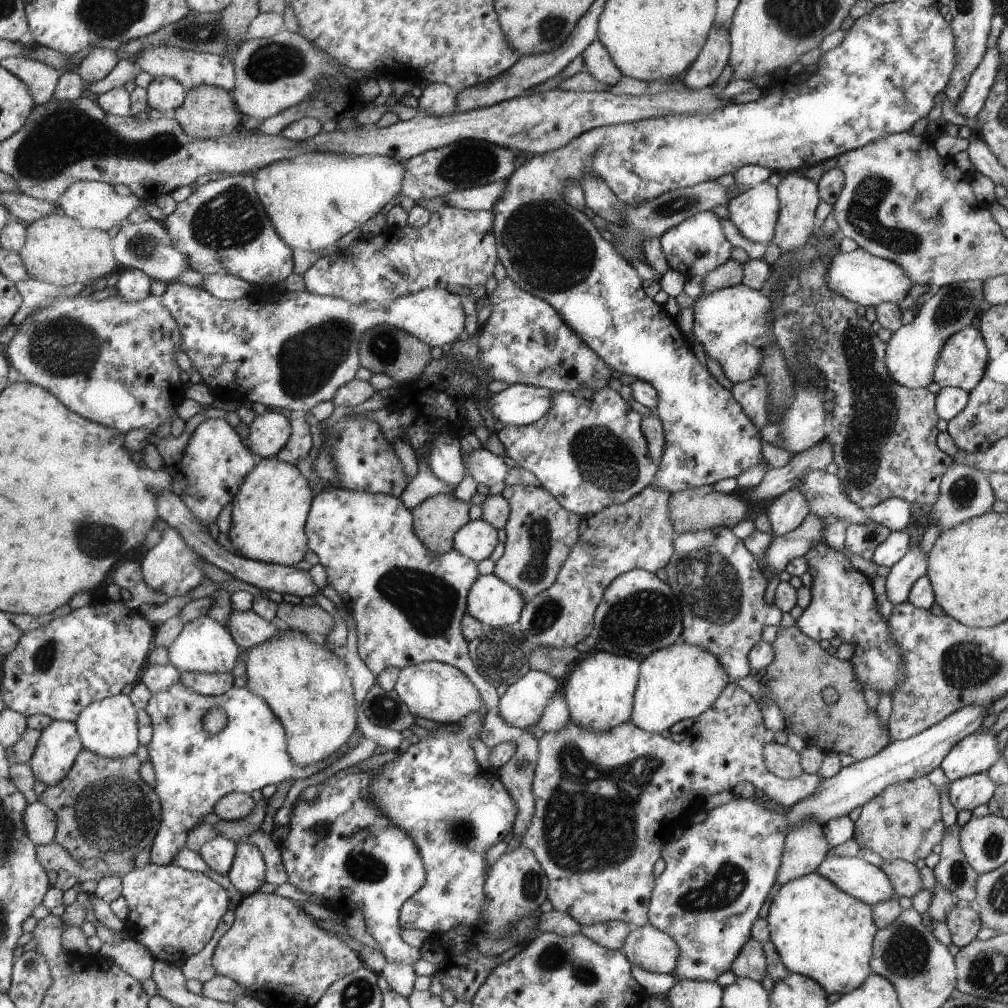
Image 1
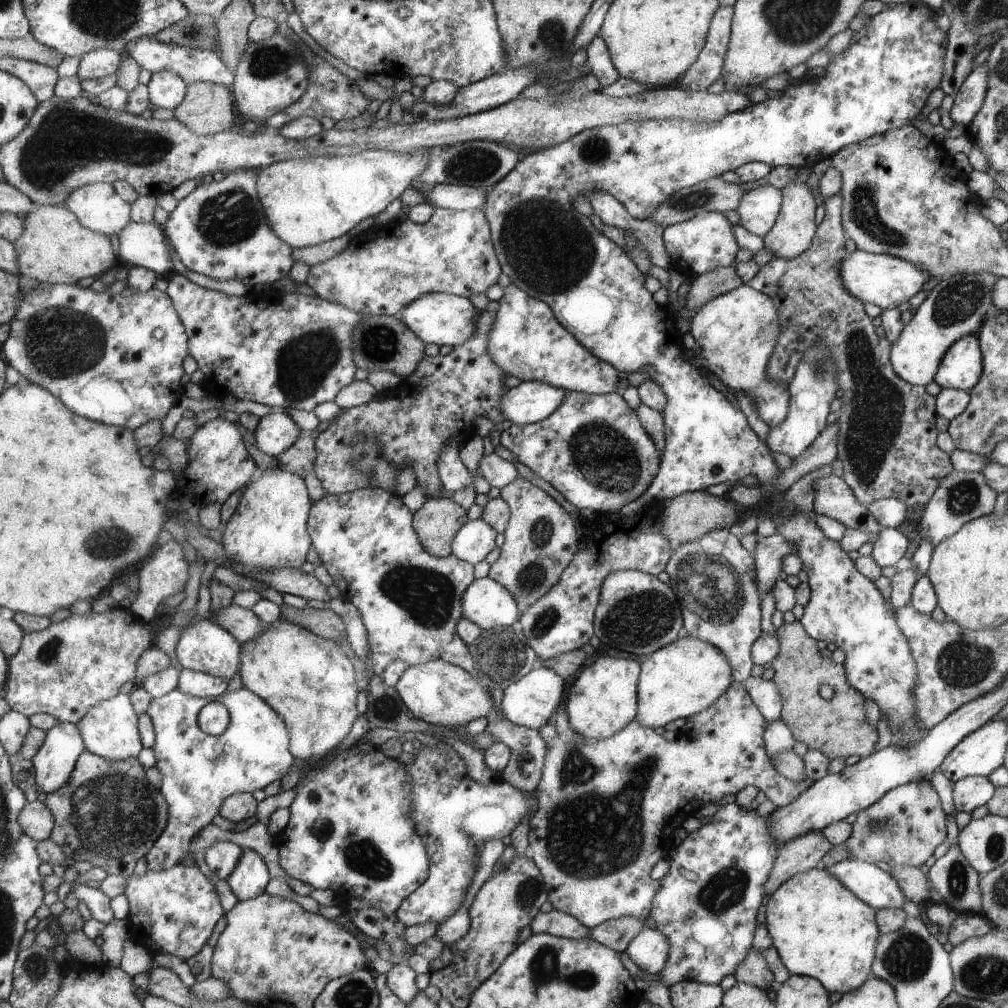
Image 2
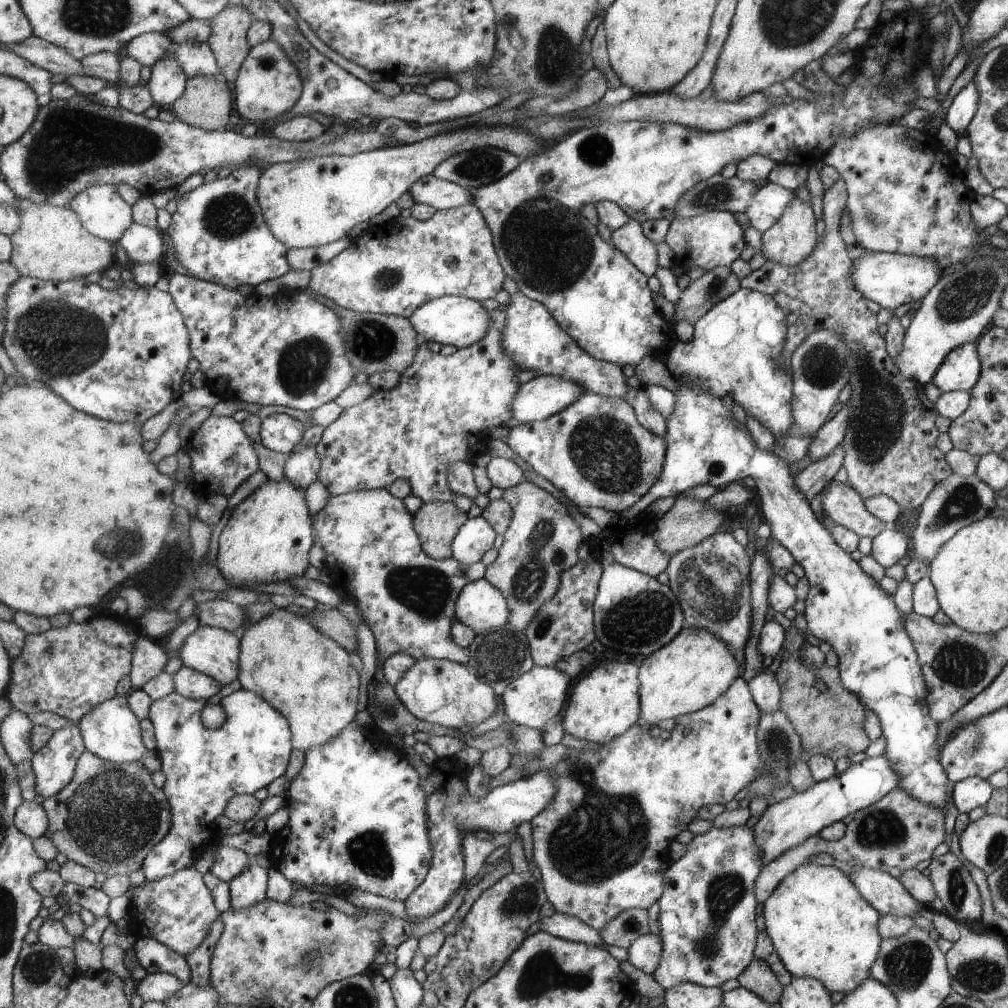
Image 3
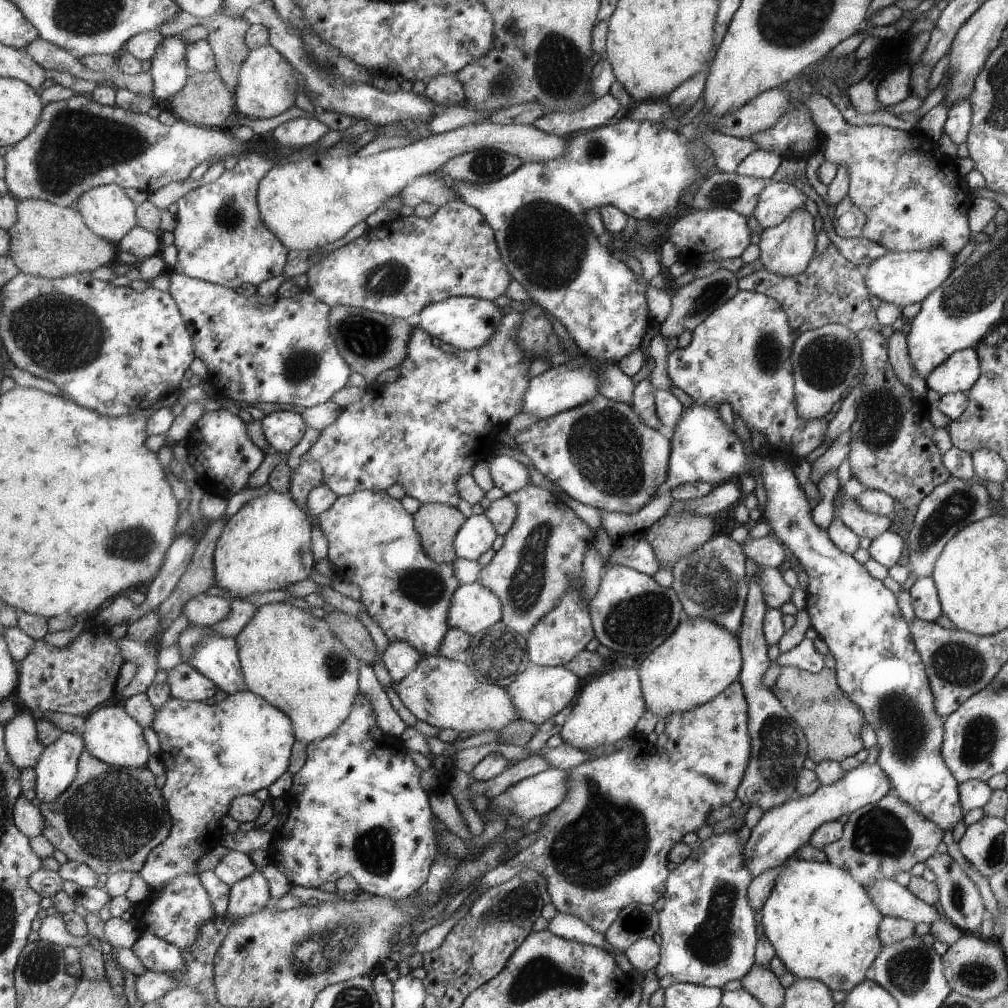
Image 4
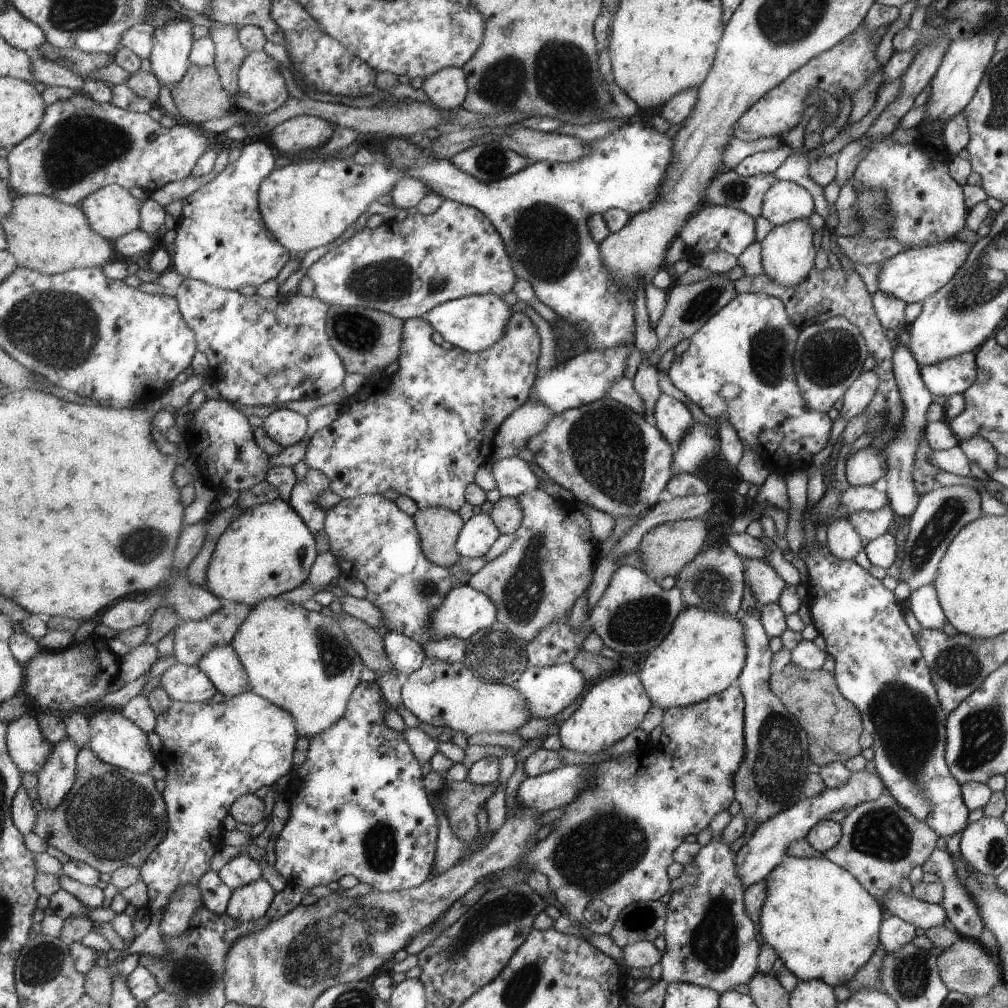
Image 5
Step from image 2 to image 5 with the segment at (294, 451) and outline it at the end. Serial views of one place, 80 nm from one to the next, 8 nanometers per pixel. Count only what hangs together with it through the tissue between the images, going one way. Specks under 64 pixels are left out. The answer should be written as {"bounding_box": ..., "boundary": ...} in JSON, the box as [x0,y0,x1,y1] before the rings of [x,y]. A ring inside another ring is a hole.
{"bounding_box":[288,468,333,535],"boundary":[[[309,468],[303,480],[295,485],[295,488],[292,490],[292,495],[288,500],[291,506],[305,519],[305,522],[312,529],[314,535],[325,533],[324,520],[329,509],[321,508],[319,502],[317,502],[317,496],[325,491],[333,492],[332,482],[329,476],[320,470]]]}

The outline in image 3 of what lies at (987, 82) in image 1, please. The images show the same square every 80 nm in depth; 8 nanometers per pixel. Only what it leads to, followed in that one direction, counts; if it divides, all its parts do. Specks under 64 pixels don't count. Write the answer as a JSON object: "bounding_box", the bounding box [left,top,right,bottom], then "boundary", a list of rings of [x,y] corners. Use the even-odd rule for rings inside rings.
{"bounding_box":[943,79,978,136],"boundary":[[[971,79],[957,92],[948,106],[943,121],[957,136],[965,134],[969,121],[974,117],[978,96],[977,85],[974,79]]]}

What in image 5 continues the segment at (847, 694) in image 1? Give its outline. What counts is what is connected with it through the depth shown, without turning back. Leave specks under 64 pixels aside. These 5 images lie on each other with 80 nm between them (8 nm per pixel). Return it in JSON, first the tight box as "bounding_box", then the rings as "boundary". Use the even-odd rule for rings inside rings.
{"bounding_box":[768,662,863,767],"boundary":[[[787,662],[780,671],[770,673],[768,687],[806,732],[811,763],[819,767],[833,761],[844,764],[851,756],[862,751],[857,744],[857,738],[861,734],[863,720],[856,705],[845,700],[837,688],[834,673],[821,669],[808,671]]]}

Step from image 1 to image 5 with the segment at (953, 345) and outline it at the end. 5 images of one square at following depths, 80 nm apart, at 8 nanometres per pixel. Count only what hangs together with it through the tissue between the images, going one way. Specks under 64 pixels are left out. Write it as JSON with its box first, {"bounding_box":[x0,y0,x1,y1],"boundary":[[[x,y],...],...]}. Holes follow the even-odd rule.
{"bounding_box":[918,352,977,394],"boundary":[[[966,352],[935,364],[919,365],[918,371],[931,394],[962,394],[977,380],[975,358],[976,352]]]}

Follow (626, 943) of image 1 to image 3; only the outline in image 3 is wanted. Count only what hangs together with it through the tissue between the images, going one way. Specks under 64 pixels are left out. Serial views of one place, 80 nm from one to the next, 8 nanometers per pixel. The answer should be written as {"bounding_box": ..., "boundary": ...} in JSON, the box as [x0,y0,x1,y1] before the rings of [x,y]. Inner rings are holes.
{"bounding_box":[626,932,663,974],"boundary":[[[650,932],[635,937],[626,948],[626,960],[635,968],[643,971],[643,974],[652,974],[659,966],[659,960],[663,952],[662,940],[659,936]]]}

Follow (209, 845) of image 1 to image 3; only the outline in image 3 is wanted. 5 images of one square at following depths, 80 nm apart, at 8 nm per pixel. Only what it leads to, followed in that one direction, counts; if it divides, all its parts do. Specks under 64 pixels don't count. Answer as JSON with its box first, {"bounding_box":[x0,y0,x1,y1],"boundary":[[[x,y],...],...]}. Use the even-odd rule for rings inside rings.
{"bounding_box":[210,845,252,883],"boundary":[[[218,845],[218,847],[210,871],[221,880],[230,883],[250,867],[252,857],[243,850],[227,845]]]}

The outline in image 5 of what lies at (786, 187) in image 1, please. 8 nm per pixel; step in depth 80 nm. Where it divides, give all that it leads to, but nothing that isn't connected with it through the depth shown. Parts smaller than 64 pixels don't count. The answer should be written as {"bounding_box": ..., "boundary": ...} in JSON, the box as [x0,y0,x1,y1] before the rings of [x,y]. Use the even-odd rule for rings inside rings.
{"bounding_box":[760,219,813,287],"boundary":[[[793,219],[787,223],[775,225],[760,241],[762,273],[772,281],[786,287],[794,287],[807,278],[813,268],[813,238],[811,228],[805,219]]]}

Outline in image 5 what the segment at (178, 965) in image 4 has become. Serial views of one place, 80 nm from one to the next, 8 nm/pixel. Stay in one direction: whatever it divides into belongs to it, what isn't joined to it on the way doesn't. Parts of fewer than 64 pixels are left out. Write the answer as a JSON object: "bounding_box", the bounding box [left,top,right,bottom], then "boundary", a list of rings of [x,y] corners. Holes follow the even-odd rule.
{"bounding_box":[128,690,300,959],"boundary":[[[253,690],[215,704],[173,700],[171,706],[158,715],[156,731],[164,742],[159,761],[167,774],[163,794],[168,804],[169,830],[165,840],[142,866],[142,880],[147,884],[150,894],[147,908],[151,921],[149,927],[128,947],[128,951],[139,956],[148,954],[164,959],[168,957],[170,950],[163,942],[160,924],[165,911],[172,903],[173,895],[186,885],[197,887],[203,876],[211,871],[211,860],[223,846],[223,818],[229,816],[236,800],[243,795],[257,792],[263,786],[273,786],[279,778],[290,774],[294,766],[293,752],[300,734],[296,720],[288,710],[273,704]]]}

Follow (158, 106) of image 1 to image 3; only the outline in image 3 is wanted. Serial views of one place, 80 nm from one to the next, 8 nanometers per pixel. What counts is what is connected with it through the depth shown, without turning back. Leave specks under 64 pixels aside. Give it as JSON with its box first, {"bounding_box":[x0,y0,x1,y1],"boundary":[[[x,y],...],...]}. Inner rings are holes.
{"bounding_box":[145,55,189,108],"boundary":[[[171,55],[152,66],[152,77],[145,80],[149,85],[154,102],[160,108],[171,108],[172,104],[184,95],[189,77],[178,63],[178,58]]]}

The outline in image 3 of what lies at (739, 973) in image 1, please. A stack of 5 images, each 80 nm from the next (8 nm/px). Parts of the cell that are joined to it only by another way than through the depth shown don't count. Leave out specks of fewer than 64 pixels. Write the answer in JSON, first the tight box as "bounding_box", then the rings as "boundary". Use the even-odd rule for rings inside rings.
{"bounding_box":[736,957,782,1004],"boundary":[[[755,957],[736,978],[741,987],[761,997],[767,1004],[778,1002],[782,987],[764,960]]]}

